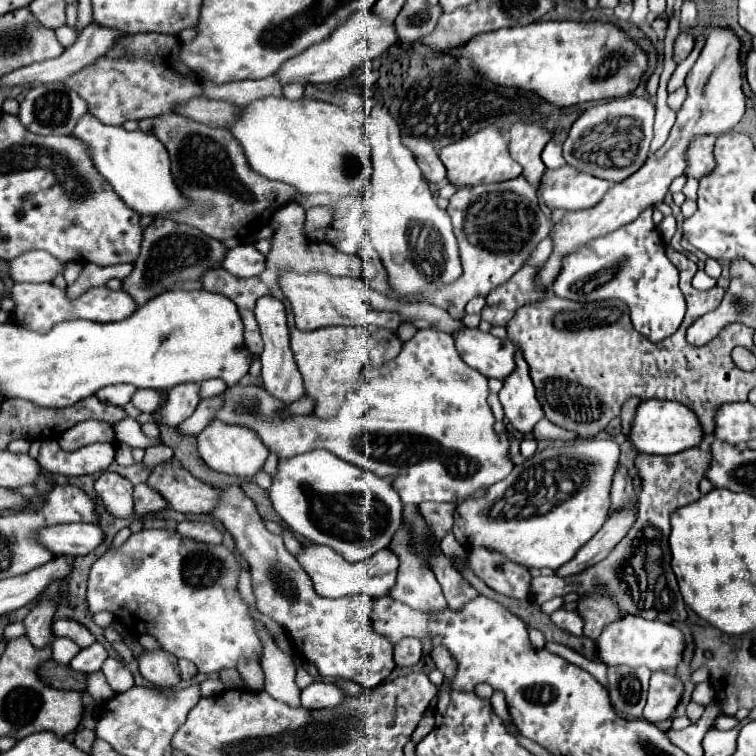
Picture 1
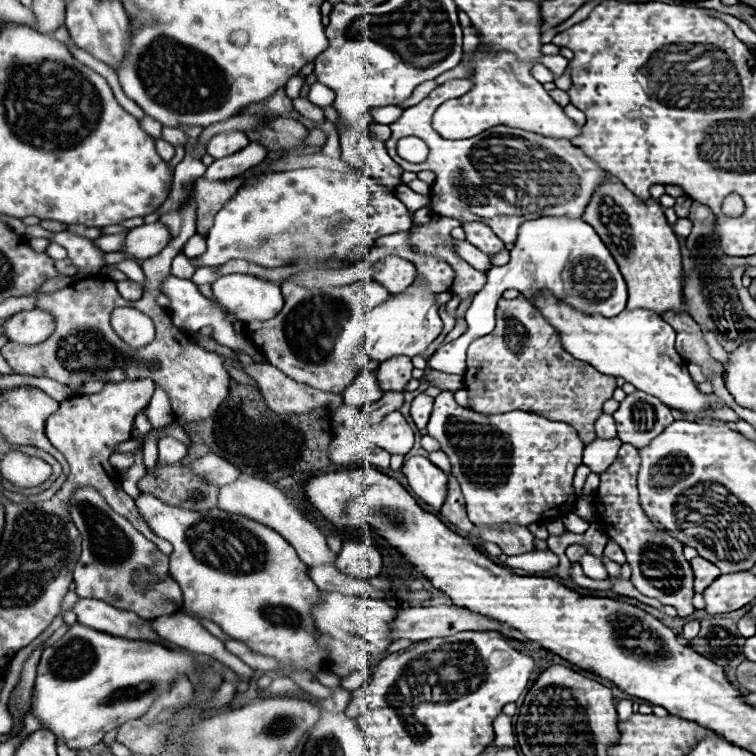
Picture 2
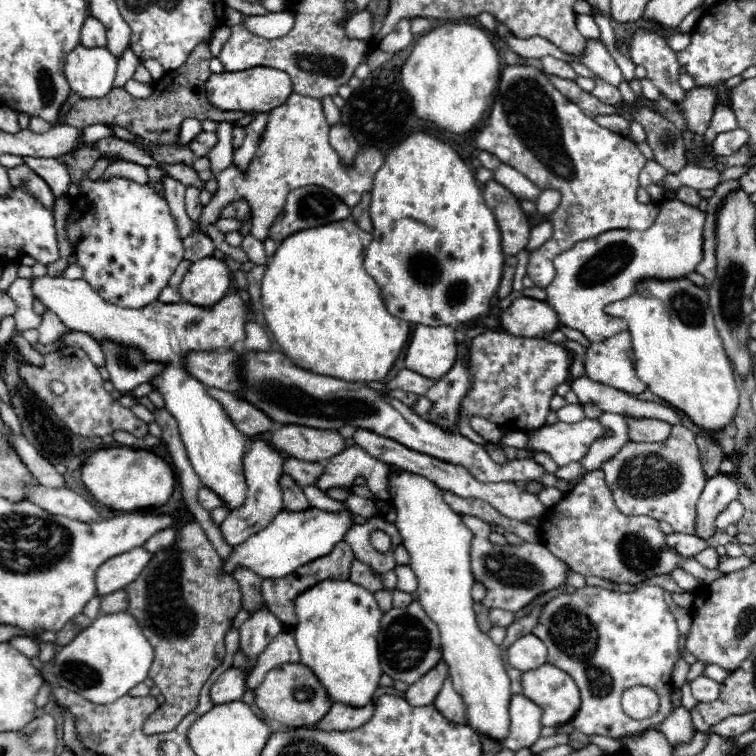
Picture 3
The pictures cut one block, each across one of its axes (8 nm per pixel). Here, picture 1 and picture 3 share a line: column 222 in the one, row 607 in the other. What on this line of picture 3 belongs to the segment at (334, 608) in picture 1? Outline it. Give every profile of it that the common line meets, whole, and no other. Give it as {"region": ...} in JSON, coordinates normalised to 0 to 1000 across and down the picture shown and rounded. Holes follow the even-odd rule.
{"region":[[[608,680],[611,690],[624,701],[627,714],[624,714],[624,757],[627,765],[635,767],[643,775],[643,791],[638,794],[640,802],[646,804],[664,804],[675,810],[688,810],[693,802],[698,802],[709,788],[722,786],[728,780],[735,780],[749,772],[751,765],[751,749],[728,733],[717,720],[701,720],[693,717],[688,722],[656,722],[646,714],[648,709],[648,696],[638,690],[630,683],[616,683]]]}

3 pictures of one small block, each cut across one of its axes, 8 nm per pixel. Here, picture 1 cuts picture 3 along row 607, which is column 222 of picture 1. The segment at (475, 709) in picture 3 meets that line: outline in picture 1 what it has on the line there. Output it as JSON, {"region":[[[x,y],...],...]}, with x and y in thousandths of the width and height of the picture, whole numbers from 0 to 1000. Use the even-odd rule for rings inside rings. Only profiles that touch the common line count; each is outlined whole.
{"region":[[[286,556],[262,574],[262,598],[280,622],[307,630],[336,630],[354,606],[354,593],[344,585],[341,574],[333,574],[323,563],[302,563]]]}

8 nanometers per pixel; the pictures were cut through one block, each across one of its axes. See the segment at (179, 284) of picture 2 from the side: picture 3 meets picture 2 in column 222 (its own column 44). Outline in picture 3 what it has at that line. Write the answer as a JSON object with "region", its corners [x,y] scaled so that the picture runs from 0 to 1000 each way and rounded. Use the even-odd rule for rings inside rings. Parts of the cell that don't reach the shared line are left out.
{"region":[[[61,410],[56,415],[56,429],[50,434],[50,452],[53,455],[69,455],[74,450],[79,450],[79,444],[85,439],[93,439],[66,410]]]}

